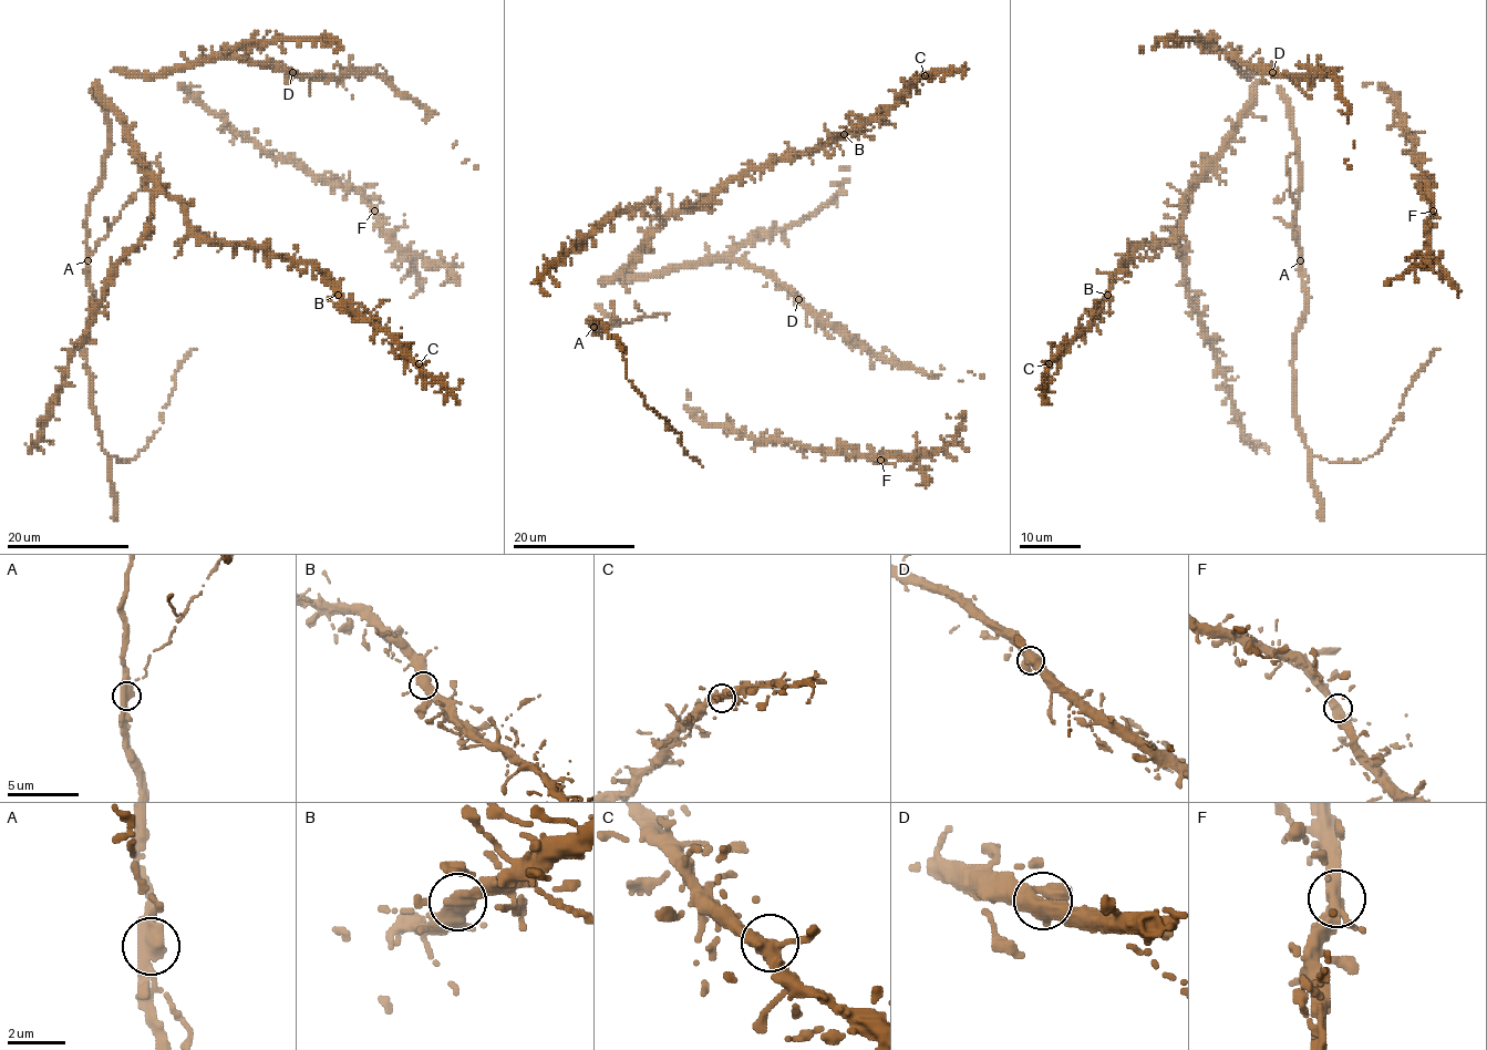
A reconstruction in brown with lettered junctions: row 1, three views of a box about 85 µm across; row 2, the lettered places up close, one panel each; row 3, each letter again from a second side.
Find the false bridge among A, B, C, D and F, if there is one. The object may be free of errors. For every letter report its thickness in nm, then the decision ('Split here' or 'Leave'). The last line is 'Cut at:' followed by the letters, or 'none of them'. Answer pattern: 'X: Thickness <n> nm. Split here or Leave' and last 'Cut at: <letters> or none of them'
A: Thickness 440 nm. Split here
B: Thickness 400 nm. Leave
C: Thickness 400 nm. Leave
D: Thickness 400 nm. Leave
F: Thickness 460 nm. Leave
Cut at: A

